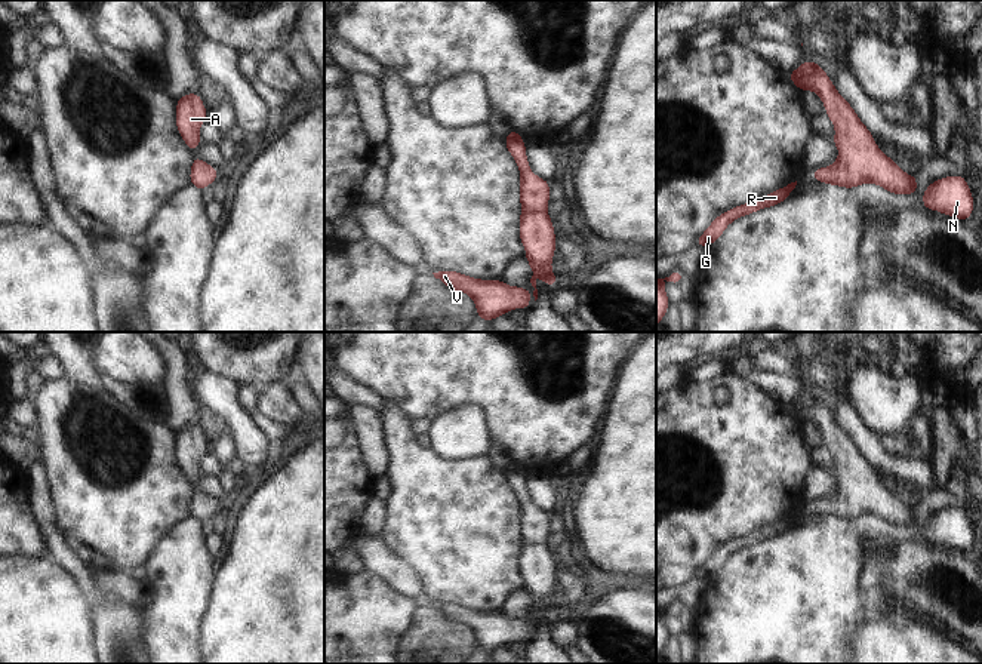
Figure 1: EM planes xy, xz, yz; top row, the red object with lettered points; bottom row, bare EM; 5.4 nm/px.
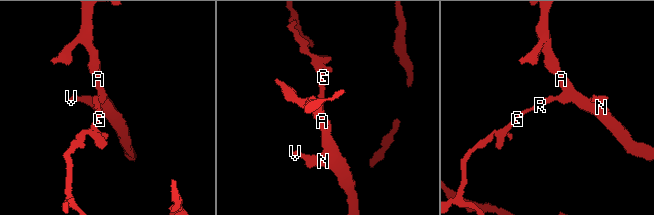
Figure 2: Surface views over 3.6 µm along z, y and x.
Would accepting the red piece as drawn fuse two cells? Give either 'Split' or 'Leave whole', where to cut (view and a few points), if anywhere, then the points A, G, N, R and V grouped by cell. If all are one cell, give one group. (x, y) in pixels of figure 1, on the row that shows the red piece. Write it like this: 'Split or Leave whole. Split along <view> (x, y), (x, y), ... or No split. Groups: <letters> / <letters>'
Leave whole. No split. Groups: A G N R V

